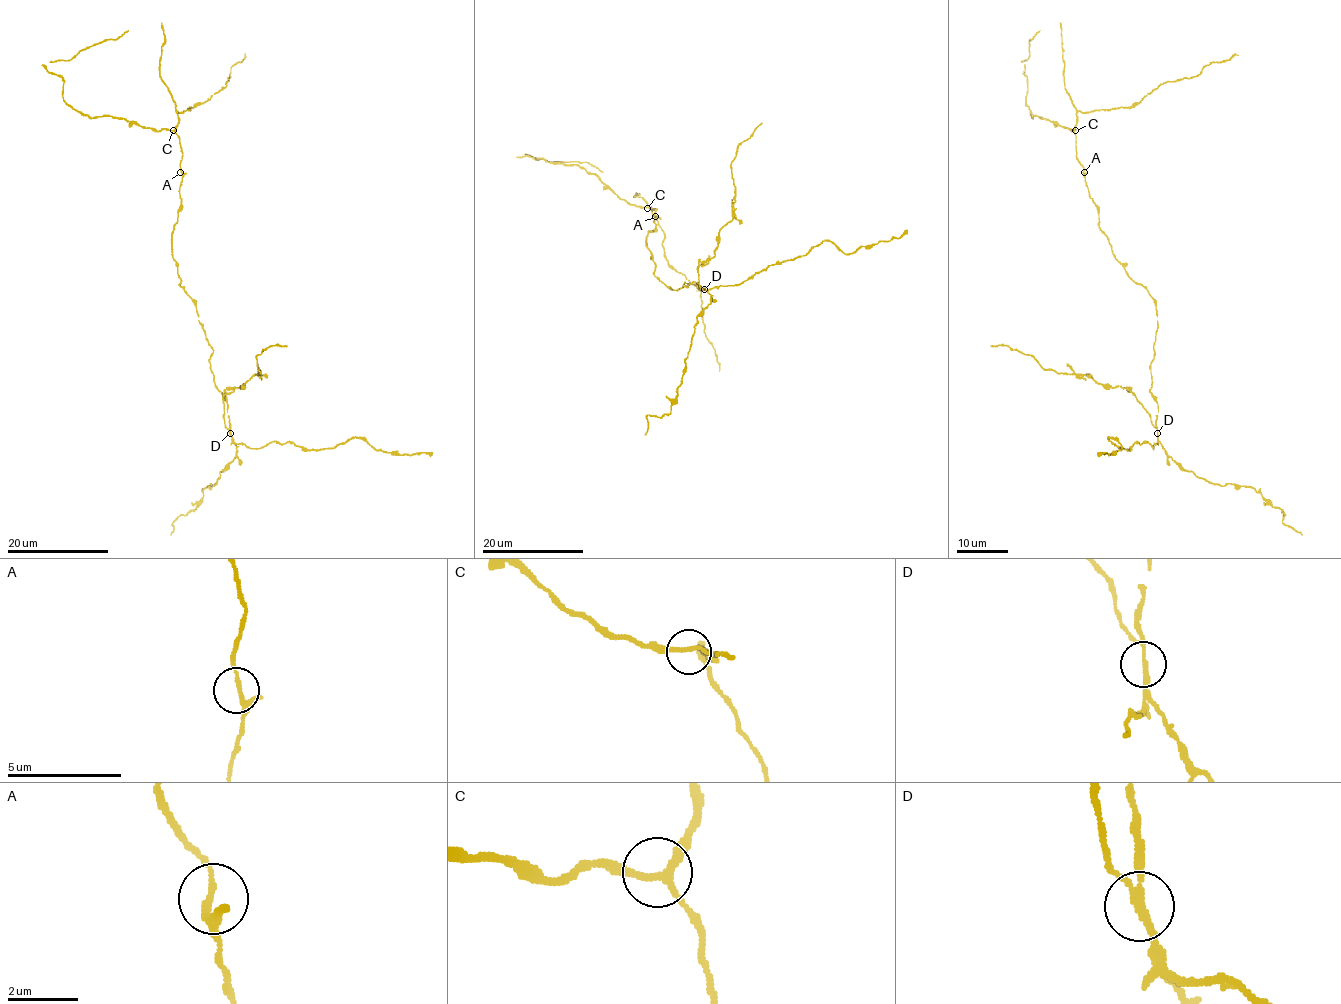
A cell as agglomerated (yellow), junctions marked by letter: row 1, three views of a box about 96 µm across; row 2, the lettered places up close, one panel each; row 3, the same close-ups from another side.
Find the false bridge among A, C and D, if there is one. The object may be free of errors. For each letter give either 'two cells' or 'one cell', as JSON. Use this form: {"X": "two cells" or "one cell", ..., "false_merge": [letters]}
{"A": "one cell", "C": "one cell", "D": "two cells", "false_merge": ["D"]}

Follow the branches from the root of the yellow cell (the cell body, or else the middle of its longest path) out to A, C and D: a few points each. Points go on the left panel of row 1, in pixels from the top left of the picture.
A: (178, 271), (178, 263), (171, 253), (171, 231), (180, 205), (180, 172)
C: (178, 271), (178, 263), (171, 253), (171, 231), (180, 205), (183, 153), (179, 136), (173, 130)
D: (178, 271), (179, 285), (196, 306), (198, 322), (213, 351), (211, 373), (227, 404), (230, 432)

